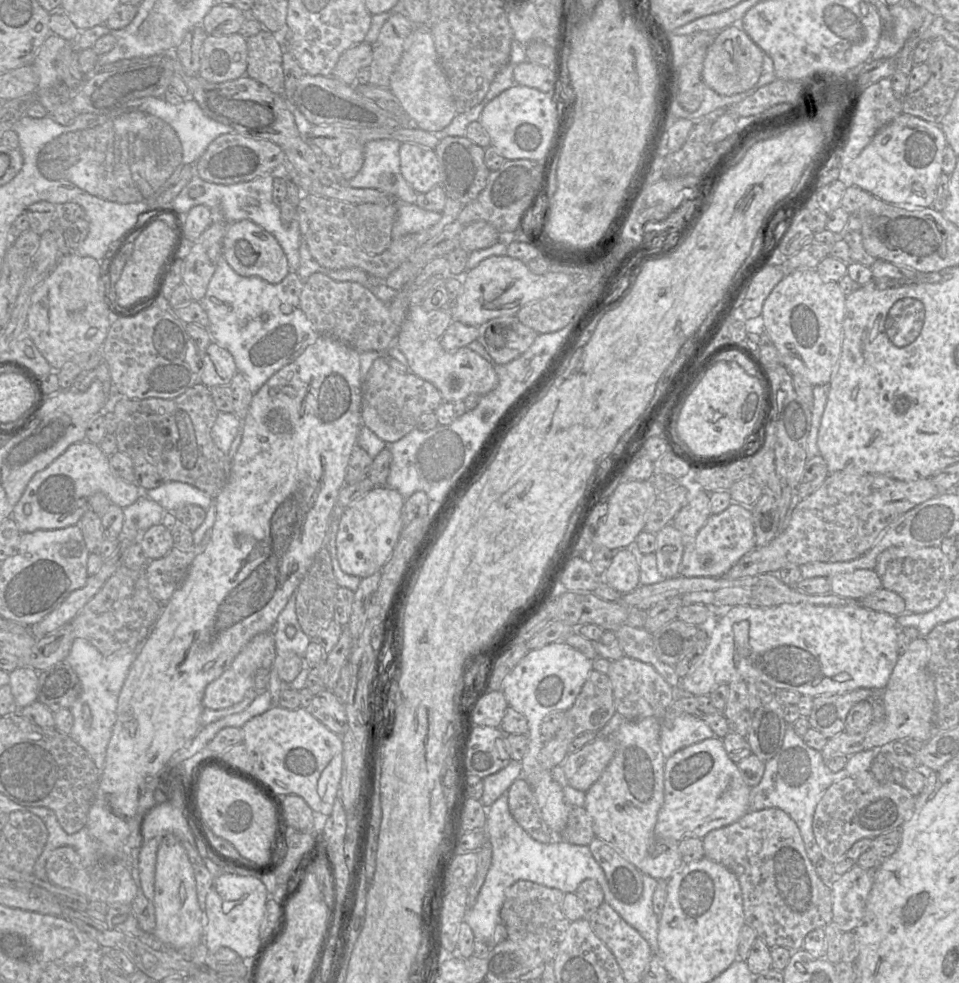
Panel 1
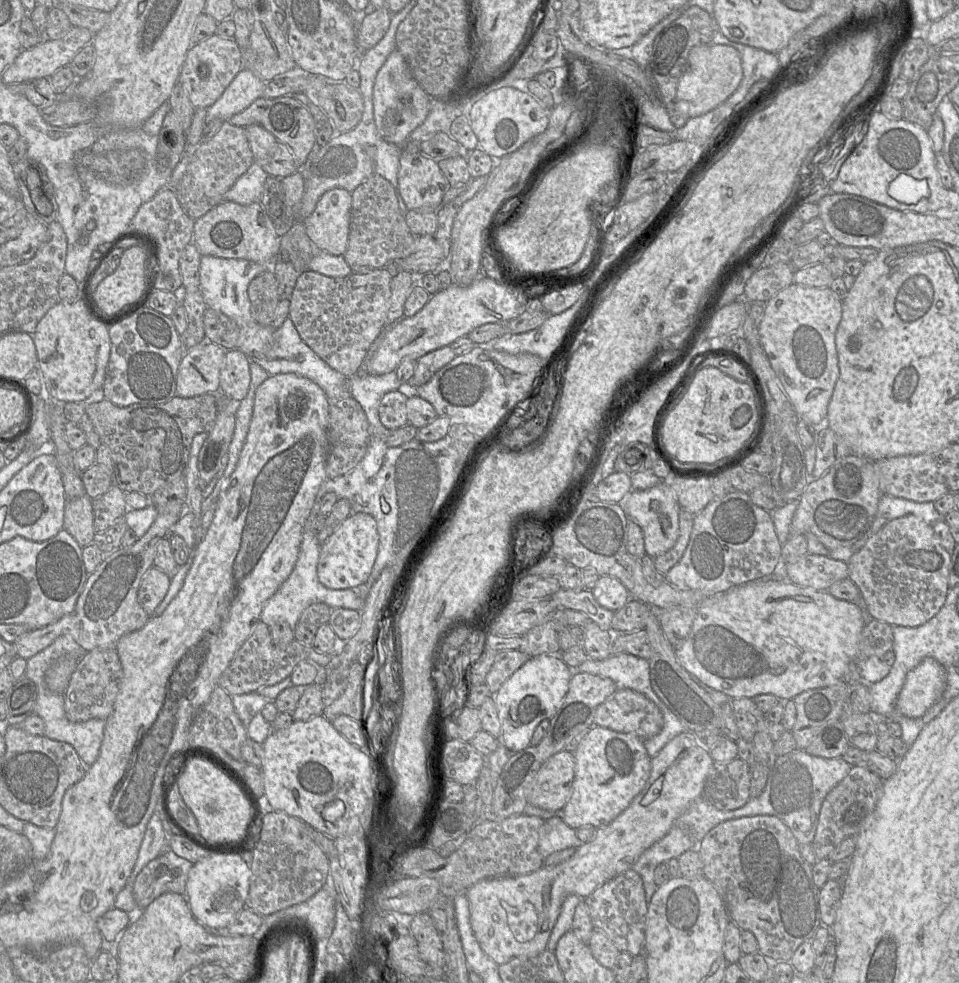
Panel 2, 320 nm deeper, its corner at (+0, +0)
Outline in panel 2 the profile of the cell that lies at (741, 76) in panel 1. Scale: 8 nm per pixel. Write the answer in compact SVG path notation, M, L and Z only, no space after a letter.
M714 43L691 48L687 69L677 84L678 110L689 118L707 113L724 102L737 89L742 77L741 57L735 48Z

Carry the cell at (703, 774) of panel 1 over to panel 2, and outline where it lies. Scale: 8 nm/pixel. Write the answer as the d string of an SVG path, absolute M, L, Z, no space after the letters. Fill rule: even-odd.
M684 731L670 740L658 755L651 758L649 779L631 804L609 825L597 828L595 838L590 842L581 843L570 859L555 866L543 866L526 875L484 879L469 888L465 894L469 900L471 927L484 953L501 965L515 957L534 957L544 951L565 898L575 894L585 899L596 888L631 869L641 854L662 839L675 820L696 799L702 797L705 781L713 765L714 760L709 751L697 741L695 734ZM681 753L684 753L684 756L678 759Z

